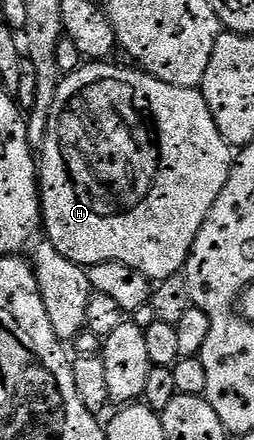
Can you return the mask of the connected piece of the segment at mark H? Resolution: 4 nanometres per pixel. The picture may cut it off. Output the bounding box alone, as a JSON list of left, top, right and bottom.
[38,61,234,281]

